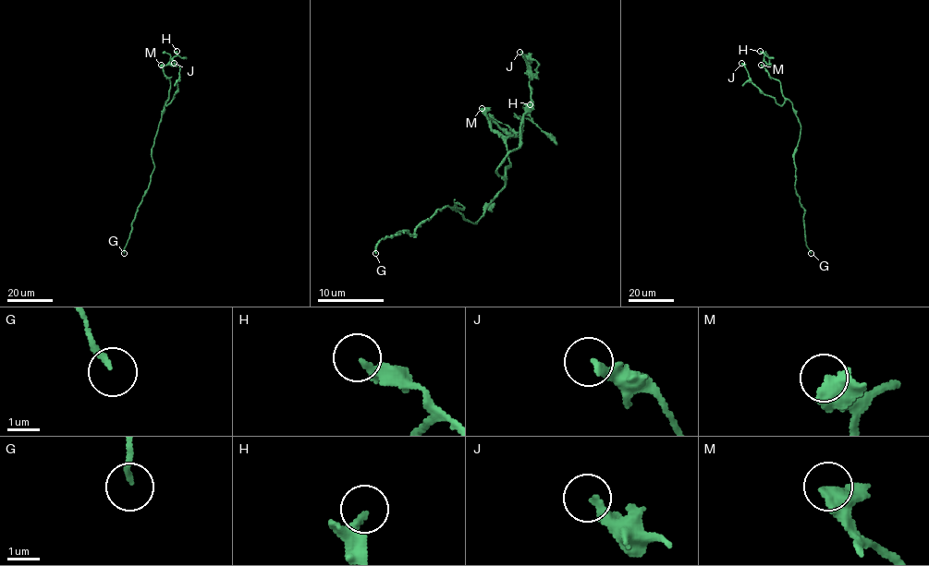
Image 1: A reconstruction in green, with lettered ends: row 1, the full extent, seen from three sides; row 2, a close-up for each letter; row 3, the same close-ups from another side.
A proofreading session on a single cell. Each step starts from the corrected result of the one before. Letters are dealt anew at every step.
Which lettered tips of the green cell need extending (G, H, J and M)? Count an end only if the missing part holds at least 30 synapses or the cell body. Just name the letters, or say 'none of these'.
none of these

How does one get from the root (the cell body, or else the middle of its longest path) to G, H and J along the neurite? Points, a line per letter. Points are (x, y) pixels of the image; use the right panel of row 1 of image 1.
G: (800, 138), (794, 155), (794, 187), (804, 210), (806, 245), (811, 253)
H: (800, 138), (800, 126), (792, 103), (782, 95), (780, 82), (769, 76), (764, 66), (770, 64), (760, 51)
J: (800, 138), (800, 126), (792, 103), (786, 100), (779, 105), (774, 98), (764, 95), (752, 83), (741, 63)

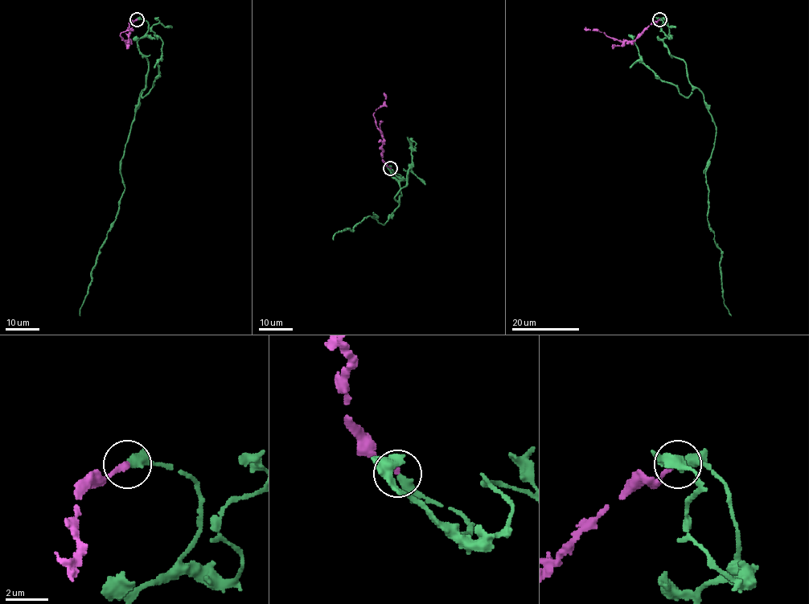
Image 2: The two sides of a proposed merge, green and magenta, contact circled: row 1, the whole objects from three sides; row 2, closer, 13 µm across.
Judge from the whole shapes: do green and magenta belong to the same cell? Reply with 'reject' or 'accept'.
accept

